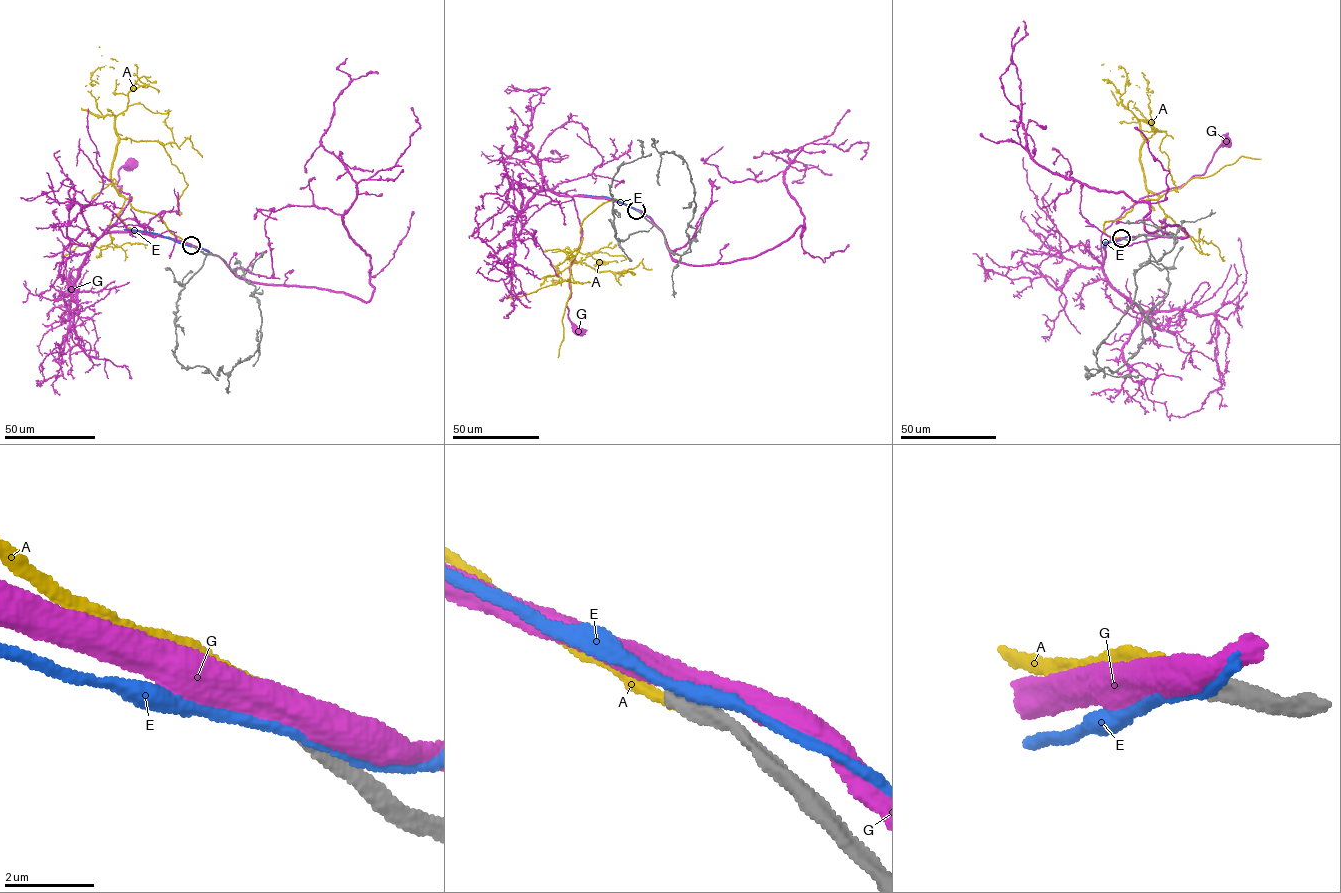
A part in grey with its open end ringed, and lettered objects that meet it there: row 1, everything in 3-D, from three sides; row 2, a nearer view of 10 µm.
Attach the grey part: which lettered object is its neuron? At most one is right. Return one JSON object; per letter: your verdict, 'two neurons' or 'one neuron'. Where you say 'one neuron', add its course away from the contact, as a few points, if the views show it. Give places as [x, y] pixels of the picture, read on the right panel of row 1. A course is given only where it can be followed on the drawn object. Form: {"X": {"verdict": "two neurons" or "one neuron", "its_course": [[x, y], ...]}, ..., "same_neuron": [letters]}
{"A": {"verdict": "two neurons"}, "E": {"verdict": "two neurons"}, "G": {"verdict": "two neurons"}, "same_neuron": []}

